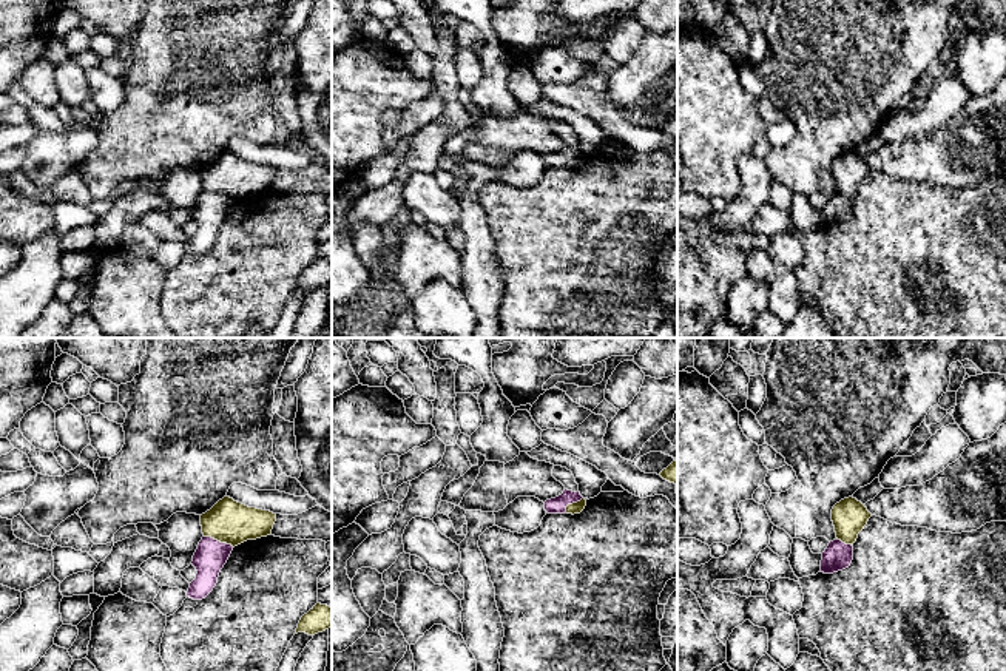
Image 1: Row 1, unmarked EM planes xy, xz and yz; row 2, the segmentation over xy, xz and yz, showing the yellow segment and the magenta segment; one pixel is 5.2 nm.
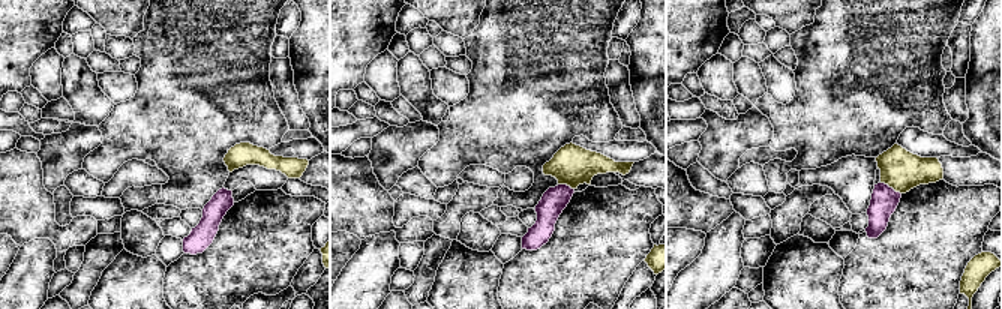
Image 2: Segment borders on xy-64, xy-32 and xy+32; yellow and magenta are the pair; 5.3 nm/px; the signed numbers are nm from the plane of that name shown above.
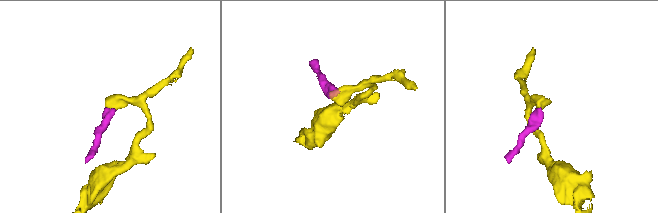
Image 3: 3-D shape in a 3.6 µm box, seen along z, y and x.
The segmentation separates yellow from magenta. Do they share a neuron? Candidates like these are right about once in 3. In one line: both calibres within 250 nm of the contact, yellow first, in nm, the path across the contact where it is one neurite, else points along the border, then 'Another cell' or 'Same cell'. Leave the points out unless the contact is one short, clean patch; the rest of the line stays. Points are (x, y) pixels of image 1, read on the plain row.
Thickness 220 nm (yellow) against 160 nm. Boundary: xy (204, 190), (233, 201). Another cell

